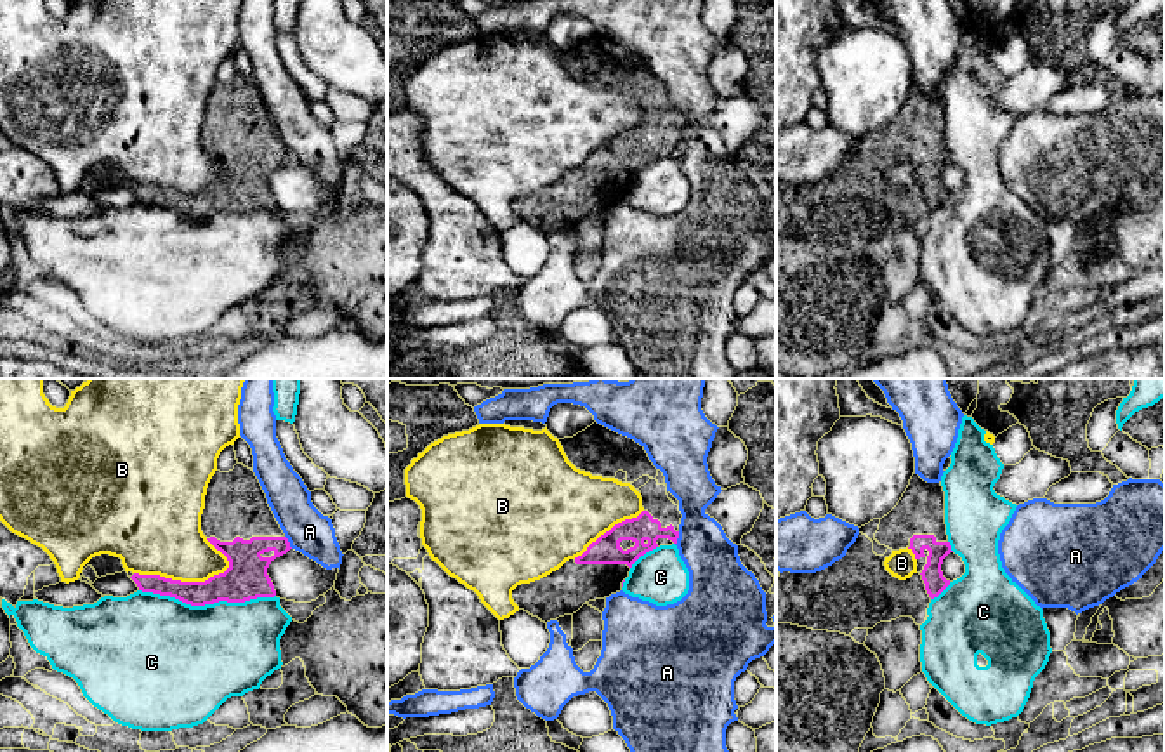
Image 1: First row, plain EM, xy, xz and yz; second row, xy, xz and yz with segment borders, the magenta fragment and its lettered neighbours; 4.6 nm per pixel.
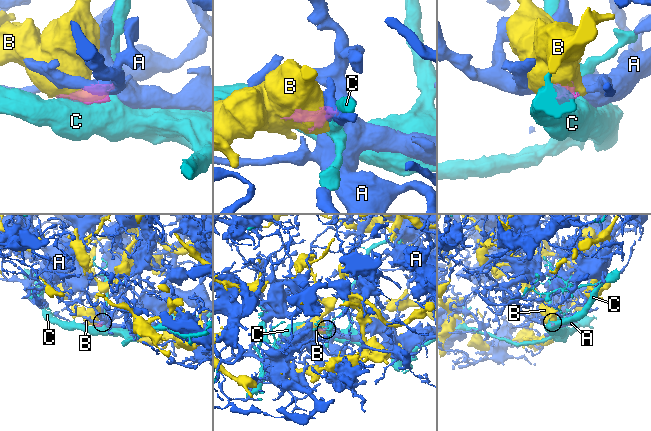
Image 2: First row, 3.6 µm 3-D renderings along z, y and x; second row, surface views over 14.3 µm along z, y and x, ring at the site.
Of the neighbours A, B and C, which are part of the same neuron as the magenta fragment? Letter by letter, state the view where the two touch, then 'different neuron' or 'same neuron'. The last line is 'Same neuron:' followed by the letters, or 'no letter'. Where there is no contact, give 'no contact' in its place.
A: xy | different neuron
B: xy | different neuron
C: xy | different neuron
Same neuron: no letter

